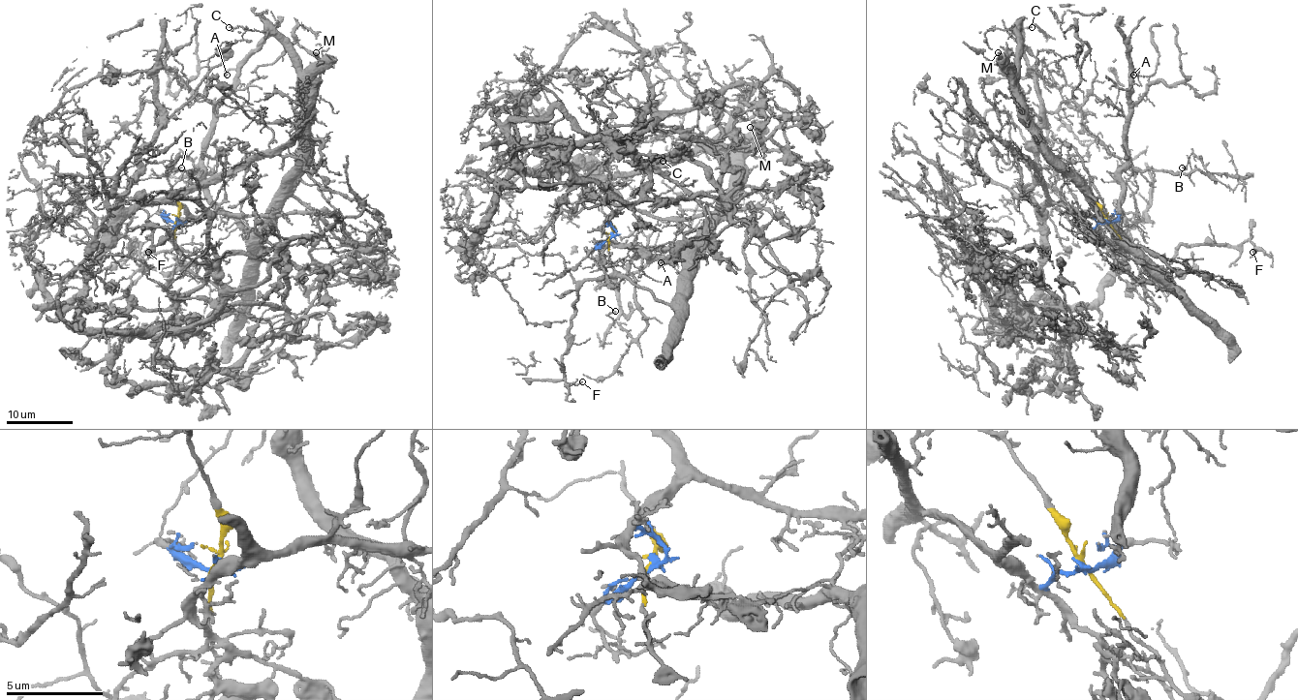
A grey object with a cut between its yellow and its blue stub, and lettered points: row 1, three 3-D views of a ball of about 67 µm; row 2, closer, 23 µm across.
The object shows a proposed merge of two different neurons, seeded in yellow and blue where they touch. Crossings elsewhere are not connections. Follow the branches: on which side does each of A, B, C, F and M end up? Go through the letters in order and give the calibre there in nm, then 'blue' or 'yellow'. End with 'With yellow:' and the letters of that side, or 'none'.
A: 160 nm thick; yellow
B: 160 nm thick; yellow
C: 130 nm thick; yellow
F: 130 nm thick; yellow
M: 120 nm thick; yellow
With yellow: A, B, C, F, M

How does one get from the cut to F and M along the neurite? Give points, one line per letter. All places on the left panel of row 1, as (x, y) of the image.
F: (177, 220), (173, 242), (180, 265), (159, 272), (143, 268), (140, 245), (129, 245), (148, 252)
M: (177, 220), (177, 260), (218, 289), (235, 289), (250, 238), (295, 164), (317, 52)

